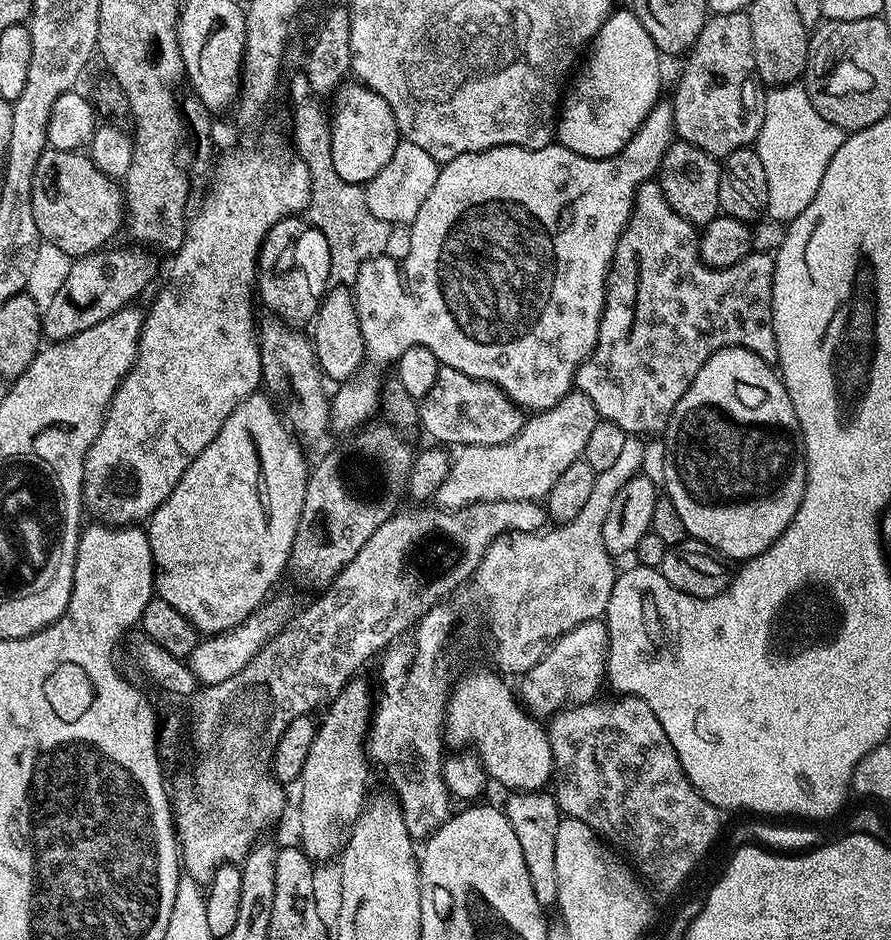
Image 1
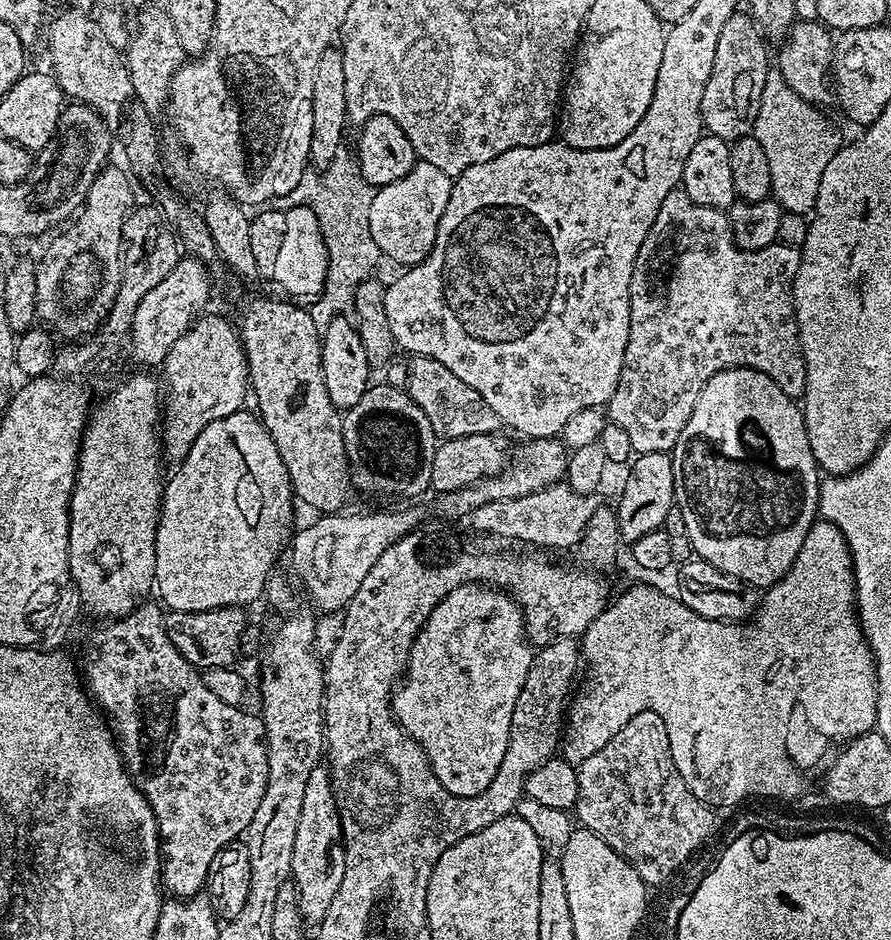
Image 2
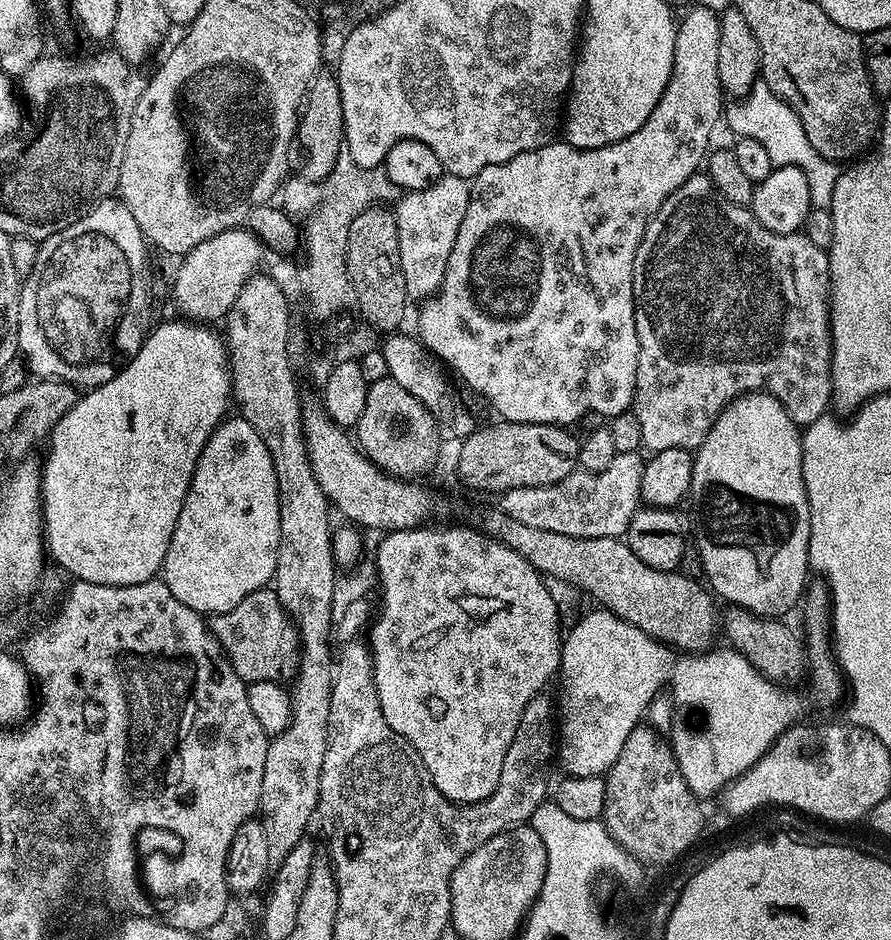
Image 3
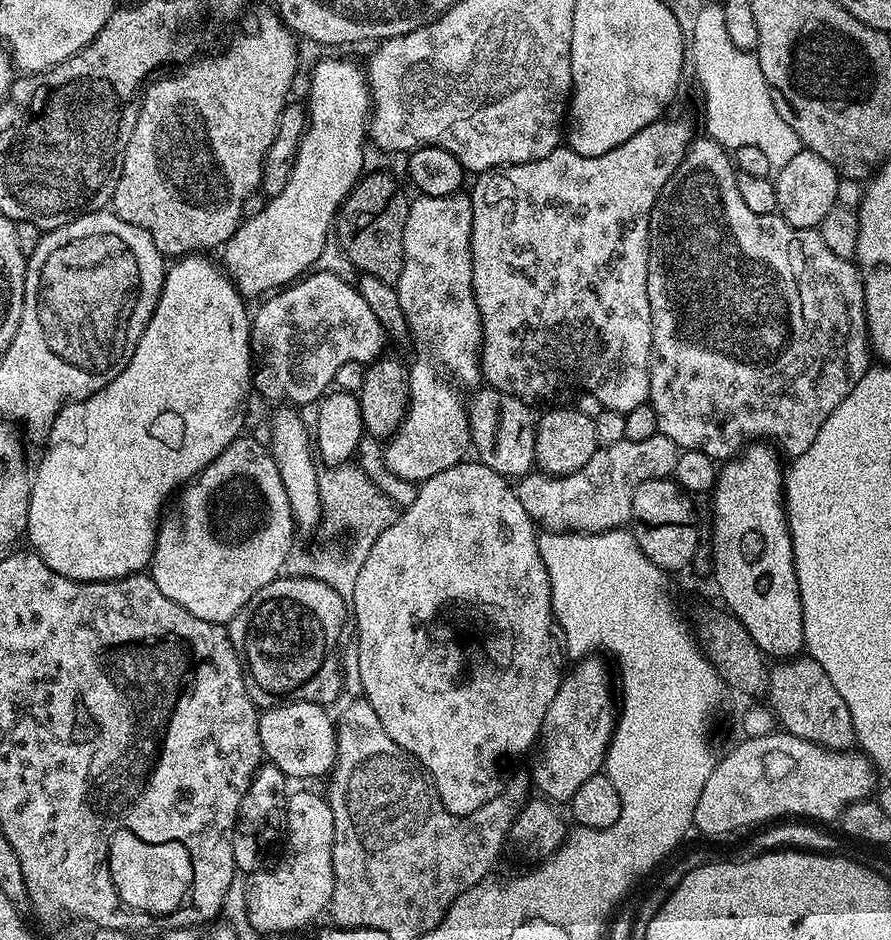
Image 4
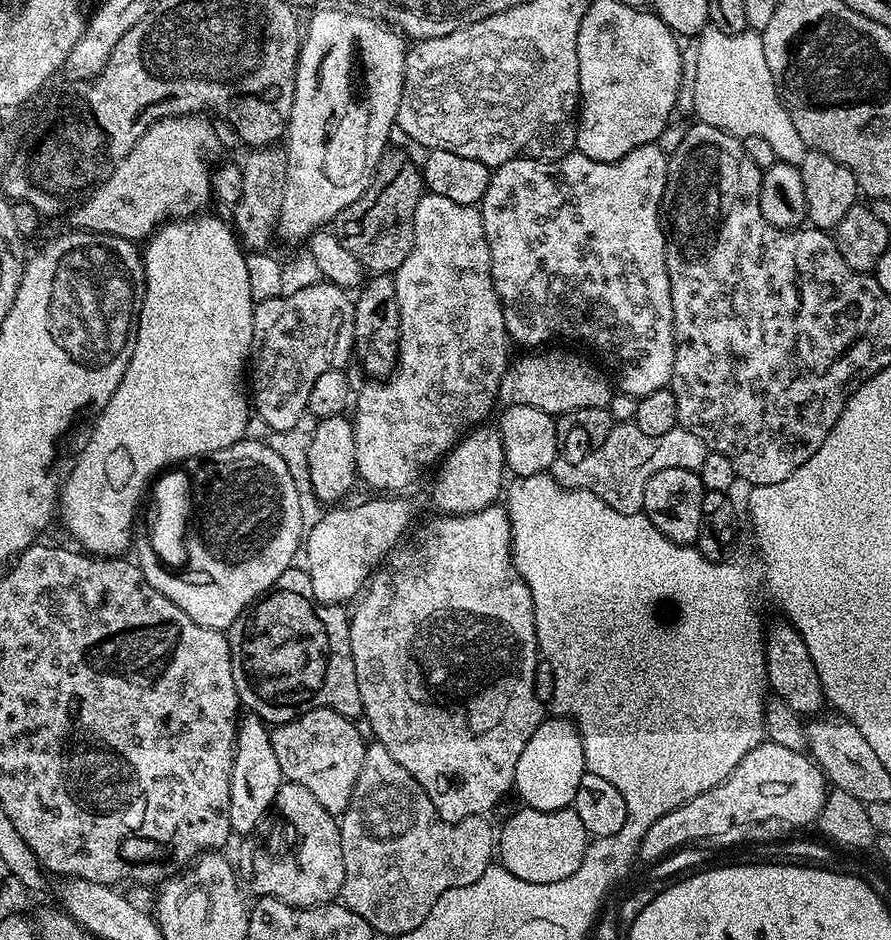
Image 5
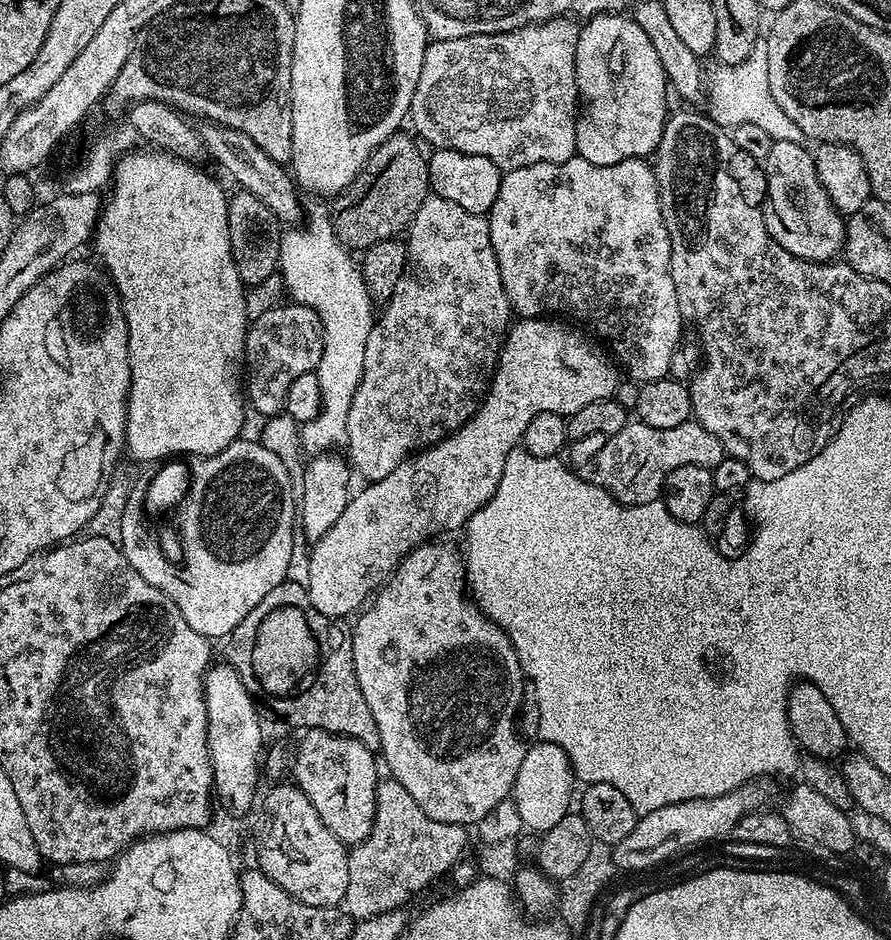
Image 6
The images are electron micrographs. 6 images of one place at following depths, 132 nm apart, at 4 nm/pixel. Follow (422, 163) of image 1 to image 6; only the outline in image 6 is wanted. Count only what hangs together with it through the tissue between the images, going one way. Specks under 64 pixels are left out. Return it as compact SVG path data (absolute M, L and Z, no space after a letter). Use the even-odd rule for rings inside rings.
M429 194L418 206L418 214L414 214L412 223L406 229L406 243L408 246L408 264L404 267L402 278L396 287L396 293L391 301L383 305L381 314L373 323L370 338L366 338L366 354L364 355L364 373L360 379L358 390L354 394L354 402L350 406L350 414L346 422L348 443L346 456L350 461L357 477L365 476L365 481L371 482L386 478L394 466L398 466L409 456L445 440L448 435L462 427L468 419L480 409L484 400L484 393L488 391L492 376L496 372L496 363L500 361L500 347L504 345L504 338L508 335L510 321L514 313L508 304L506 290L502 286L502 274L498 270L498 258L494 254L494 246L490 242L490 230L484 216L470 214L470 210L462 210L454 202L435 194Z

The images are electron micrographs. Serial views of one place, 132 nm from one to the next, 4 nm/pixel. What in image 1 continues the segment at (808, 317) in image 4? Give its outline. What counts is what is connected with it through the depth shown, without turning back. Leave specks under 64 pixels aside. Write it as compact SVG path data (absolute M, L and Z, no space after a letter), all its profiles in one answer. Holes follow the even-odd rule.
M655 179L647 180L641 188L636 189L636 201L632 207L632 217L624 228L624 233L618 238L614 258L612 259L612 271L608 274L608 289L604 295L604 313L600 316L598 326L598 342L588 359L582 361L580 368L576 371L575 387L590 402L594 402L594 410L601 420L614 422L629 437L648 438L651 432L663 433L668 426L668 420L674 414L674 406L690 390L690 382L702 370L702 366L719 348L748 348L758 358L766 363L775 365L778 361L778 342L774 338L774 326L772 325L772 283L774 282L774 259L767 252L753 251L746 258L734 262L729 268L711 268L704 263L700 256L700 232L697 225L690 223L682 214L678 214L666 202L659 183Z

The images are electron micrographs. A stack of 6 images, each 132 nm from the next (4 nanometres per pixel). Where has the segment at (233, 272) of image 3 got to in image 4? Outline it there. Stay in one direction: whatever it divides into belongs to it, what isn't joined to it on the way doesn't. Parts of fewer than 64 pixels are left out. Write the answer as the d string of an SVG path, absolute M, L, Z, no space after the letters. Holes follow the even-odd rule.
M352 60L318 61L312 68L312 85L308 88L306 107L308 129L300 139L300 149L282 194L271 197L261 212L254 213L252 217L249 215L222 246L222 267L245 298L263 297L273 290L283 289L301 279L313 267L311 264L323 254L328 244L328 236L330 240L340 207L365 171L364 140L366 144L372 110L372 94L368 90L365 69L361 65L359 68Z

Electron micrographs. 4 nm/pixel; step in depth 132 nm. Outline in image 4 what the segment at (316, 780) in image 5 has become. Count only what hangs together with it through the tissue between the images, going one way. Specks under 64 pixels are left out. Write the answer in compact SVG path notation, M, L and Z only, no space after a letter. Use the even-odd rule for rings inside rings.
M290 700L276 702L259 713L258 734L267 763L278 766L285 777L316 780L327 777L336 764L336 725L323 704Z

